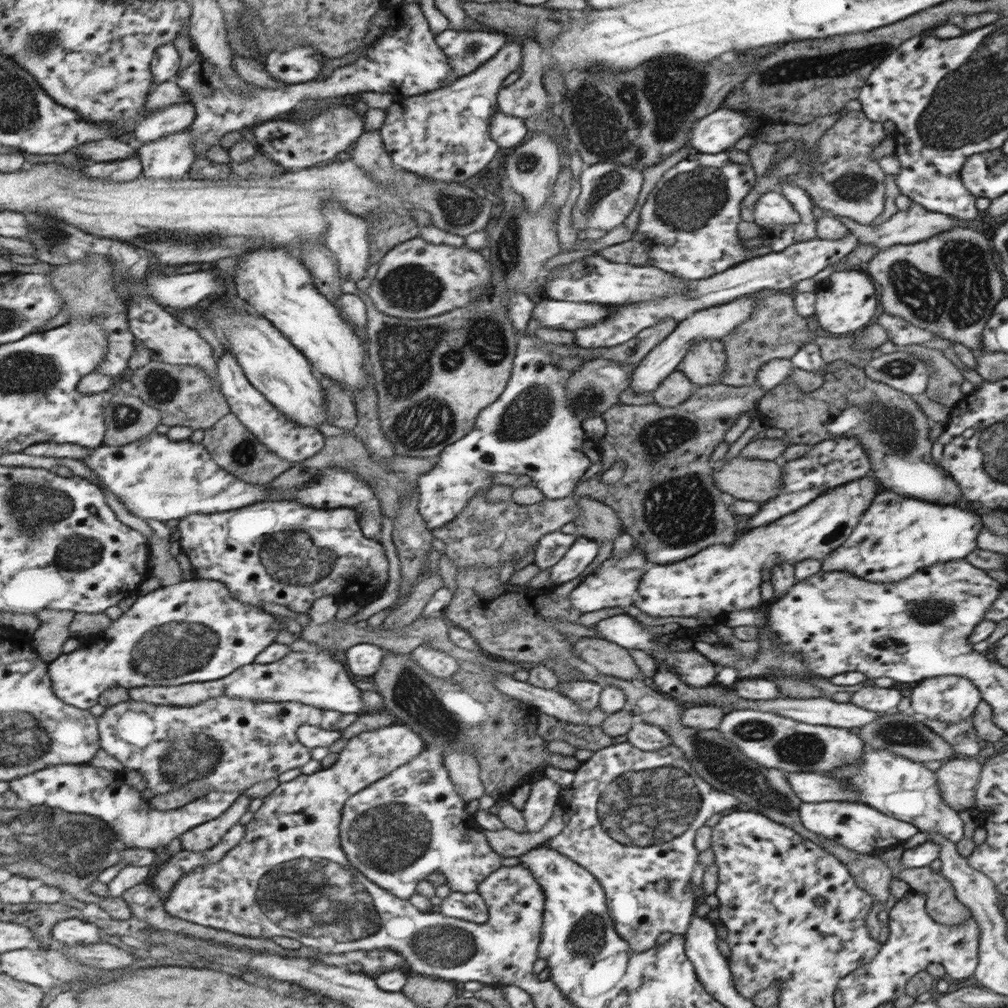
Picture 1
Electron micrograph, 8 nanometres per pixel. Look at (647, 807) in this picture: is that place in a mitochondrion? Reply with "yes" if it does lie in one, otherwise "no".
yes

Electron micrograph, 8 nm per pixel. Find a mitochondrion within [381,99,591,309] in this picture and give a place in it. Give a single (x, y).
(457, 211)

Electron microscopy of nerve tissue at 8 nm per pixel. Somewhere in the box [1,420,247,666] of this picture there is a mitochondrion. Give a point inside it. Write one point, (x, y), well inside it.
(34, 508)

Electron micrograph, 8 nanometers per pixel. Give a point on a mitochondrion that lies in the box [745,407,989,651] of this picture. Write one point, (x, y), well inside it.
(930, 609)

